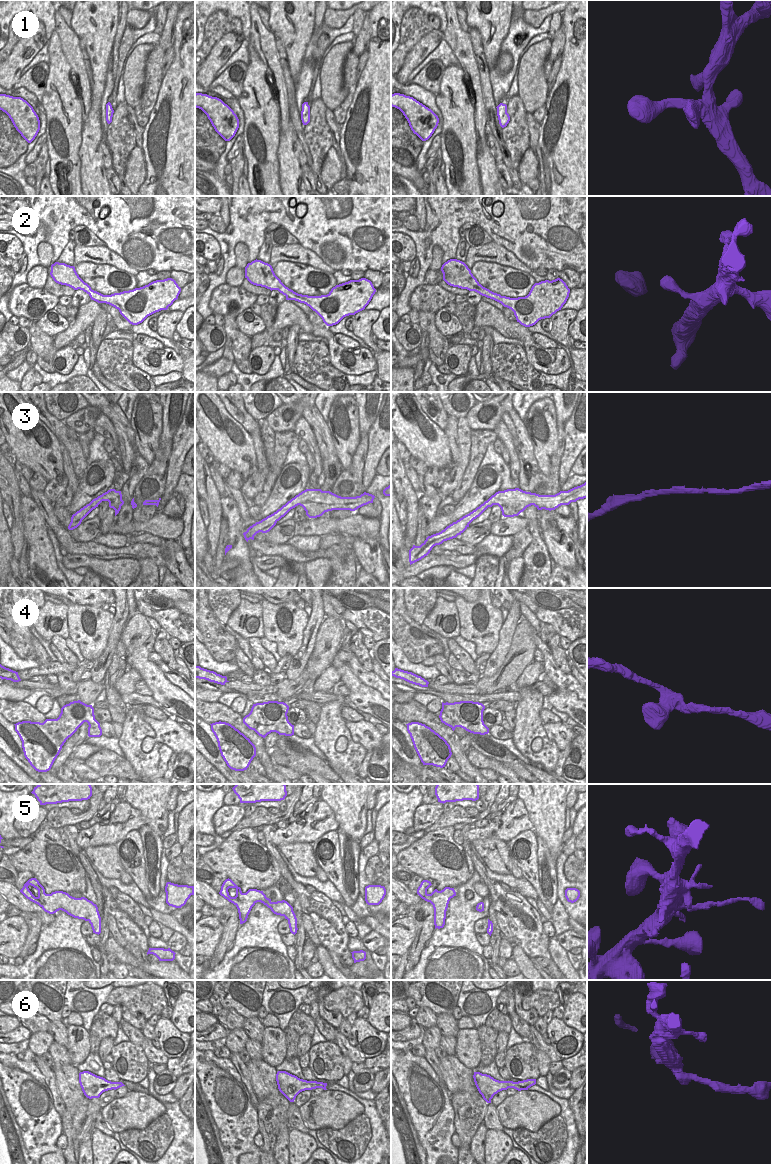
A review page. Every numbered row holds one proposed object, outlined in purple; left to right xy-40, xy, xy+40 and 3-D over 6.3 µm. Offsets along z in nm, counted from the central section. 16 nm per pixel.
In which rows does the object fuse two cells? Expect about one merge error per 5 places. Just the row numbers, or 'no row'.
6

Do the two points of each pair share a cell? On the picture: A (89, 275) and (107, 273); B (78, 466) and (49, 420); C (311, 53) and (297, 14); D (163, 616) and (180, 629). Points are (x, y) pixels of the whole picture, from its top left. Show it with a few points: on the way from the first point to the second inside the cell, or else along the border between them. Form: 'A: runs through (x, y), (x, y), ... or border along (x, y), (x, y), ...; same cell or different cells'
A: runs through (92, 270), (95, 269), (102, 273); same cell
B: runs through (76, 455), (73, 447), (60, 431); same cell
C: border along (313, 29), (303, 57); different cells
D: runs through (167, 619), (170, 619), (176, 625); same cell

